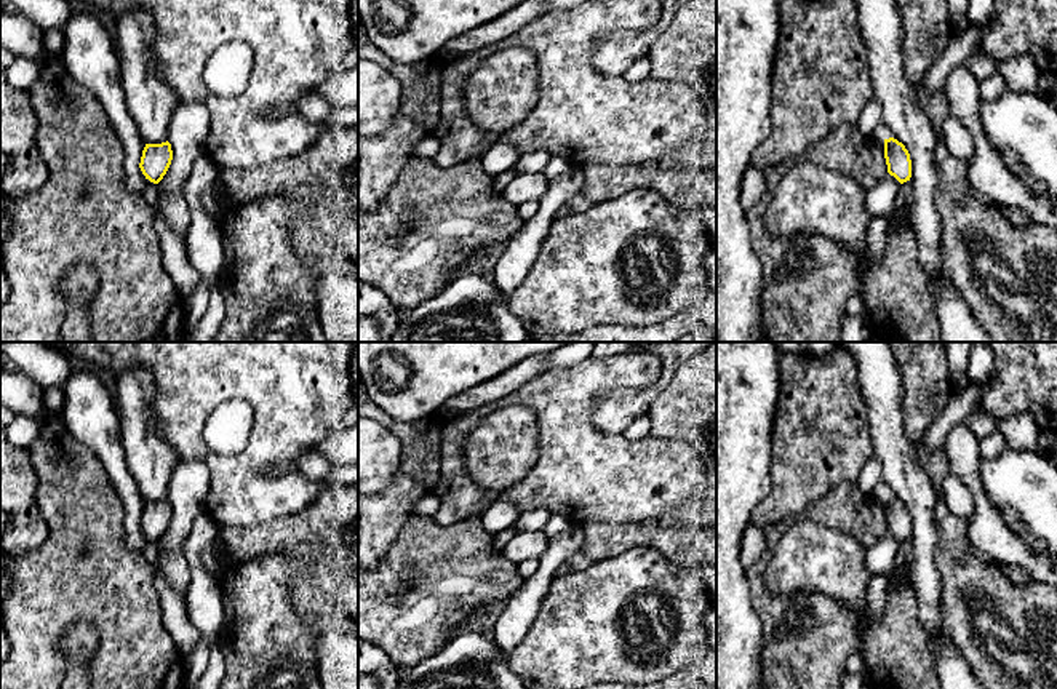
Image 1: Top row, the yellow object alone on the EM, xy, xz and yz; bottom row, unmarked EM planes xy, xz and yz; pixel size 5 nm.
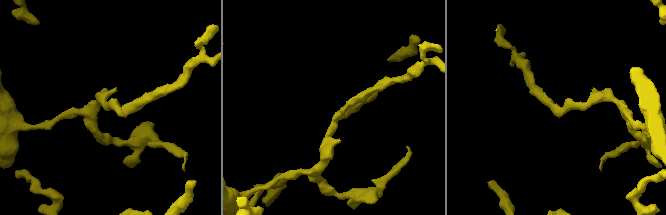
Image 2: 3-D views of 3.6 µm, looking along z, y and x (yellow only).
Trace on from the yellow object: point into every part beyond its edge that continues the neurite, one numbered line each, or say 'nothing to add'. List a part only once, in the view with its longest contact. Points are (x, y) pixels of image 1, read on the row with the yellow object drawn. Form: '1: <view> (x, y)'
nothing to add

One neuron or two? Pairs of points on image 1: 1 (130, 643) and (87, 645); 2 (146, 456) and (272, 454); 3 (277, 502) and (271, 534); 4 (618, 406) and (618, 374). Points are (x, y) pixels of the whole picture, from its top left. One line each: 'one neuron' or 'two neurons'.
1: two neurons
2: two neurons
3: two neurons
4: two neurons

